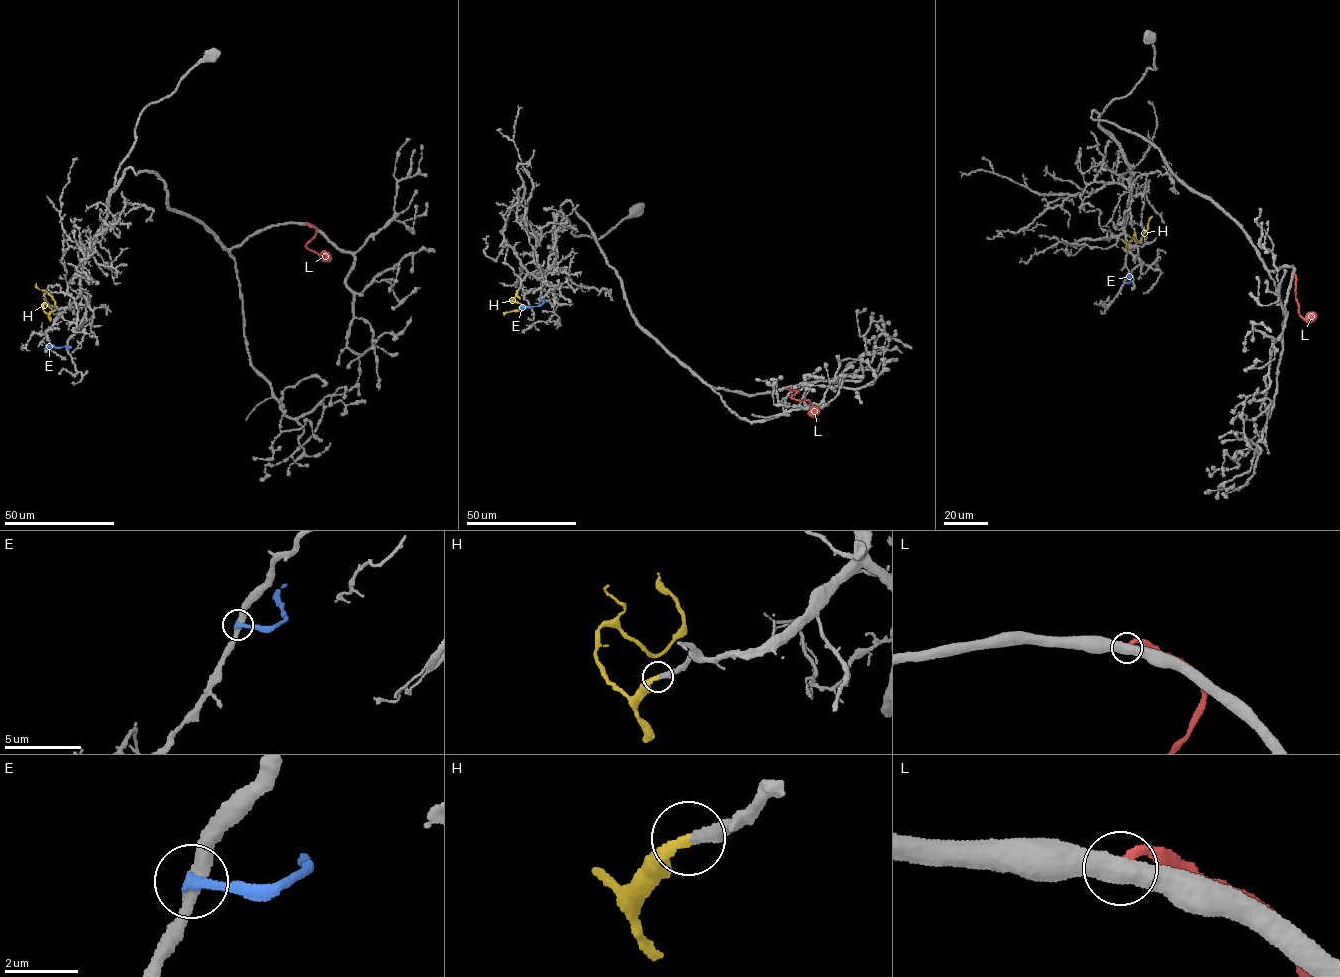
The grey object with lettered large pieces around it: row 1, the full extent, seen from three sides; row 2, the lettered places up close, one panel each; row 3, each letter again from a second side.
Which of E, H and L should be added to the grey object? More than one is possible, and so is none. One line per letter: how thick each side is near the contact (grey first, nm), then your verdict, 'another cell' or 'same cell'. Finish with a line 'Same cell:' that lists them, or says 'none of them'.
E: 400 nm thick on the grey side, 280 nm on the other; another cell
H: 320 nm thick on the grey side, 320 nm on the other; same cell
L: 500 nm thick on the grey side, 280 nm on the other; another cell
Same cell: H

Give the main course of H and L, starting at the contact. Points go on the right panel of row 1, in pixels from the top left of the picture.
H: (1123, 240), (1128, 243), (1133, 234), (1138, 241), (1152, 216)
L: (1293, 274), (1299, 313), (1303, 318), (1316, 316)

